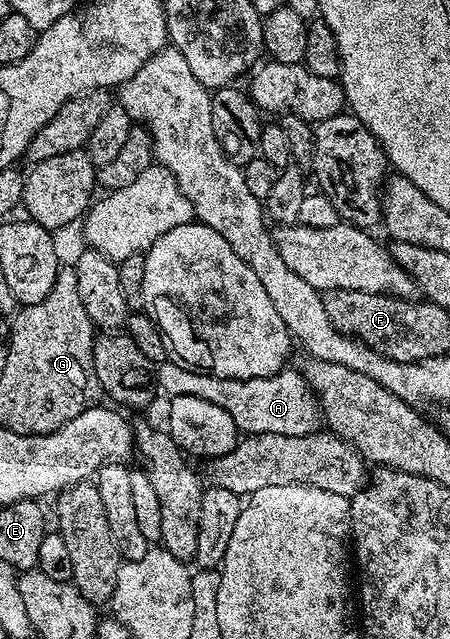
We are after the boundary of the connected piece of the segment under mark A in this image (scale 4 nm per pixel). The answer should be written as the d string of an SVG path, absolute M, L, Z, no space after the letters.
M164 361L157 367L157 387L162 394L164 391L167 397L188 395L213 401L213 405L221 405L221 409L225 409L225 413L233 417L240 432L247 435L281 433L285 437L305 437L316 434L321 427L318 398L307 378L303 376L302 370L291 370L284 369L269 377L226 379L184 367L178 361Z

